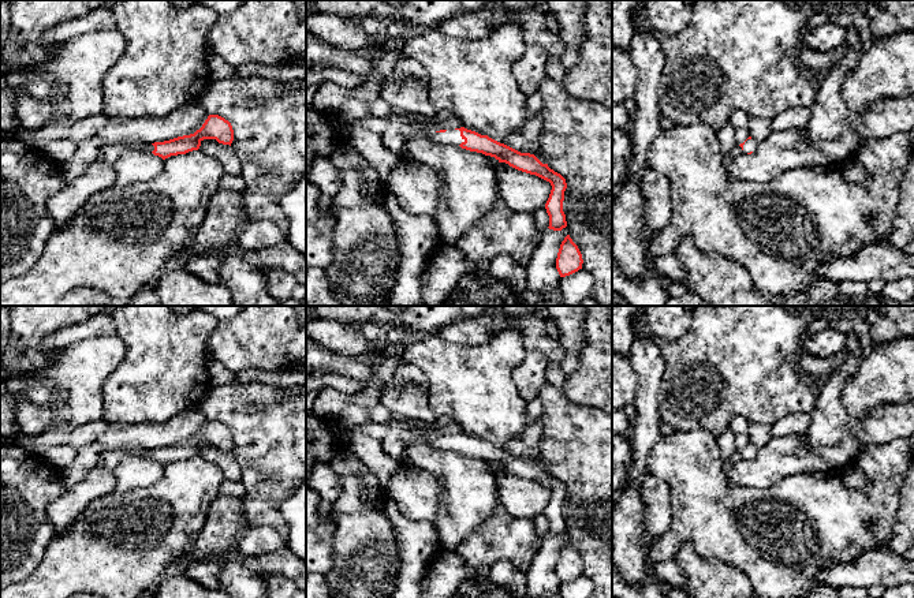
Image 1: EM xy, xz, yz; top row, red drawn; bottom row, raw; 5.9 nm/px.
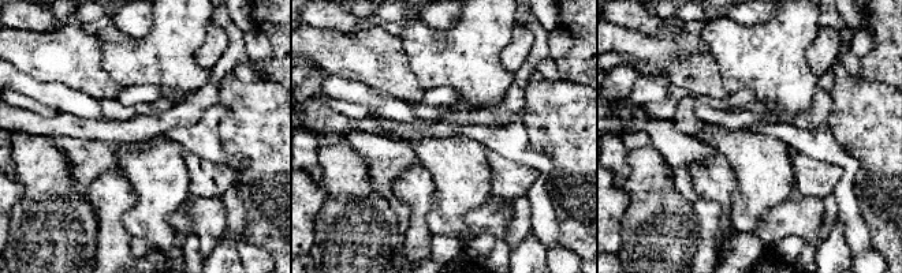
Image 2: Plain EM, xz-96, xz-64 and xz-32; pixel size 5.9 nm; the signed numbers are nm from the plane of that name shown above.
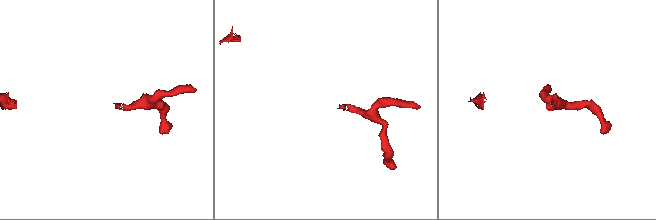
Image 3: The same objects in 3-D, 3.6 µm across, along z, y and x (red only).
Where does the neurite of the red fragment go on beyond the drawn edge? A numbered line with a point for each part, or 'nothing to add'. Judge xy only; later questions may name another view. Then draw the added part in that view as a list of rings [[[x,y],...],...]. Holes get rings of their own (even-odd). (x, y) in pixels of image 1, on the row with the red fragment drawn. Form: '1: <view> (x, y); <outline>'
1: xy (138, 145); [[[126,142],[126,143],[128,143],[130,146],[134,146],[135,149],[143,149],[150,153],[154,150],[154,146],[152,143],[146,143],[146,142]]]

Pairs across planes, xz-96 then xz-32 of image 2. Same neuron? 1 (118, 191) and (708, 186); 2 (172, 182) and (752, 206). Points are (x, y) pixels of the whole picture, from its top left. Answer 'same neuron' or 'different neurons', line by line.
1: same neuron
2: same neuron

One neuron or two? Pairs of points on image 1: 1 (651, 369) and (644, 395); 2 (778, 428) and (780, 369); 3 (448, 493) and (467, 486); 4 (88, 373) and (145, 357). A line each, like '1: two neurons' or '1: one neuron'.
1: one neuron
2: two neurons
3: one neuron
4: two neurons

